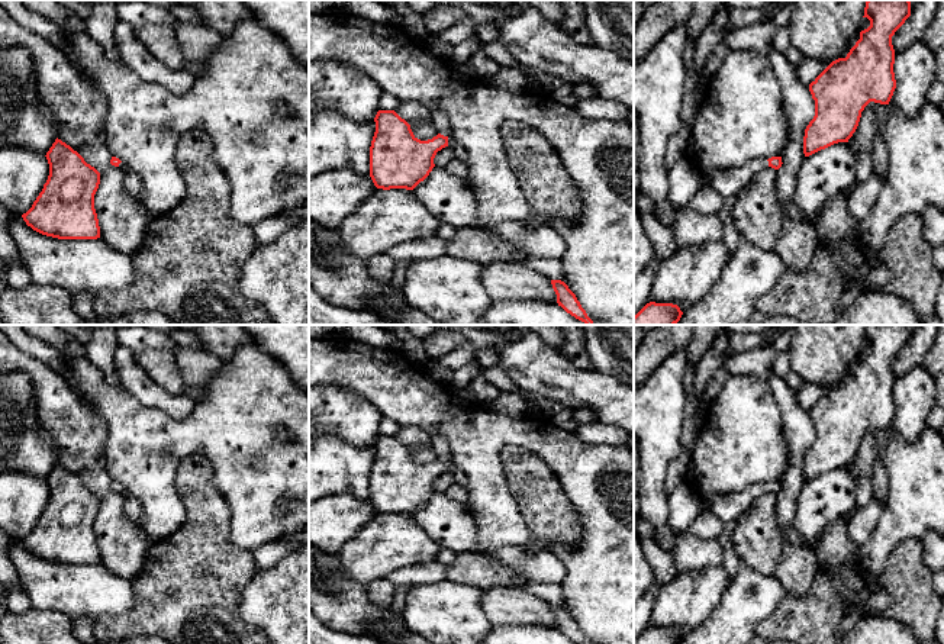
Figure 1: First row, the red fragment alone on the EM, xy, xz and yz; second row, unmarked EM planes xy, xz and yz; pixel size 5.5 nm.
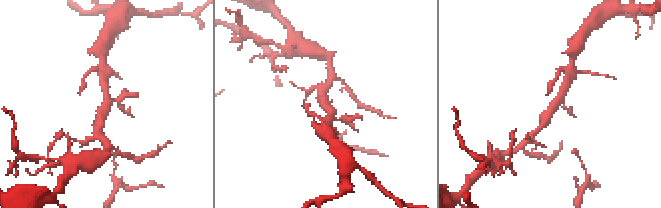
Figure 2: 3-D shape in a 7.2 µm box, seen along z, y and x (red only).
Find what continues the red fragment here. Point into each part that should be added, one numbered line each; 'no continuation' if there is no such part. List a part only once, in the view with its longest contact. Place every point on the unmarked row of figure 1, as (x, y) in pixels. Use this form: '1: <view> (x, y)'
1: xz (441, 446)

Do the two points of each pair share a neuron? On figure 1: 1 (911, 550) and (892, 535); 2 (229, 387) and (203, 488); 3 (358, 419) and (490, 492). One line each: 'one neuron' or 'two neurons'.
1: two neurons
2: two neurons
3: two neurons

